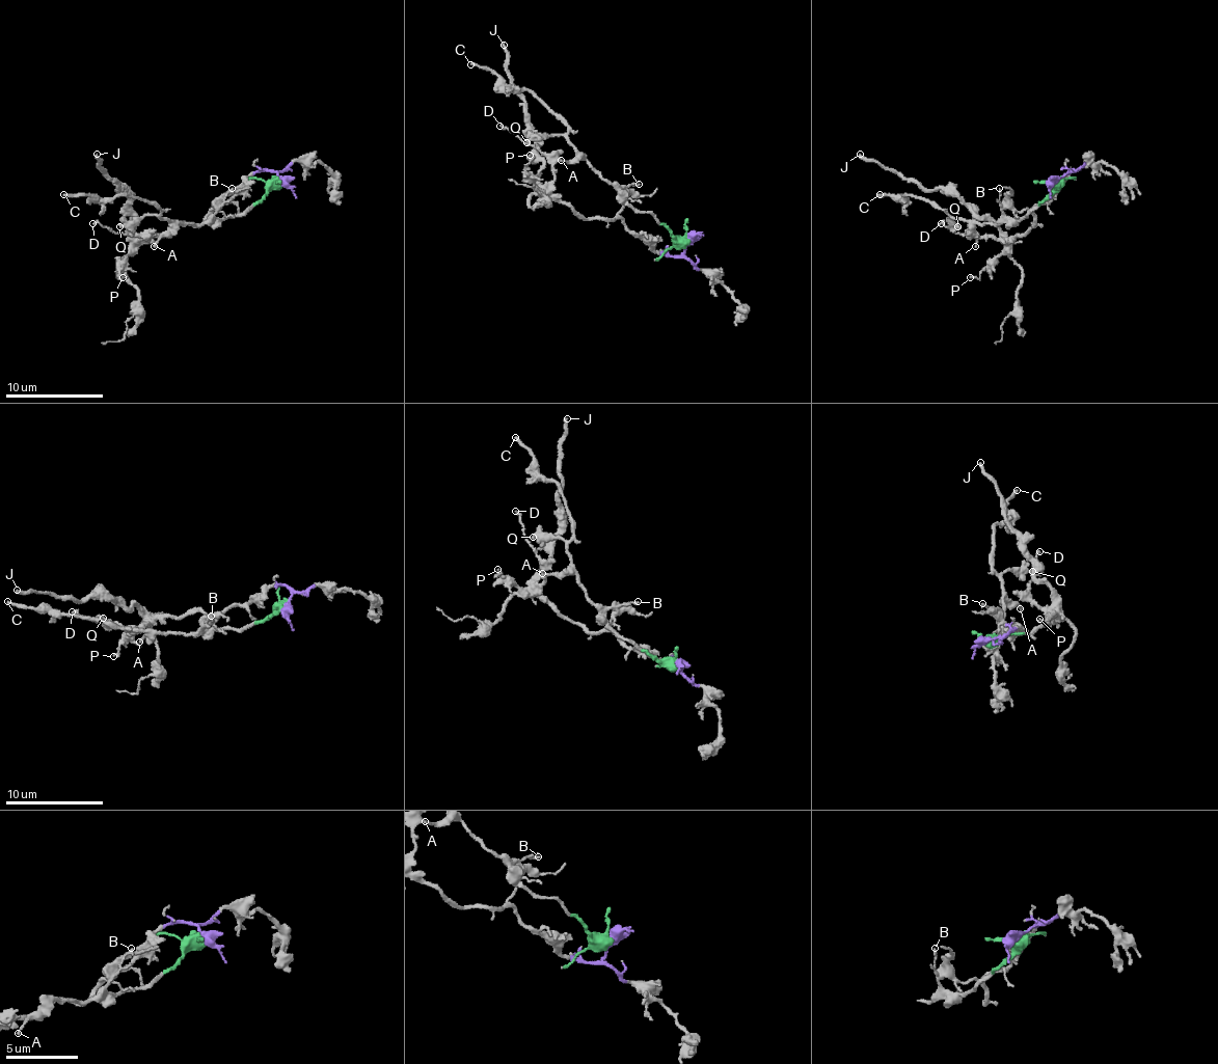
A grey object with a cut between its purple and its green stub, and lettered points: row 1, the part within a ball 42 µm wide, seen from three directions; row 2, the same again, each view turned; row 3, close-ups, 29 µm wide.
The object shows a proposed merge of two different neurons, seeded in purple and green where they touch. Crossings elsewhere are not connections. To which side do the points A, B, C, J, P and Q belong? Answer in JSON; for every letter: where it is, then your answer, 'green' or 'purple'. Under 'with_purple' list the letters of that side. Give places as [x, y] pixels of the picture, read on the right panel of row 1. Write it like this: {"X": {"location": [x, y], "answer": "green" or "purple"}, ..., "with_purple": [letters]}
{"A": {"location": [975, 246], "answer": "green"}, "B": {"location": [999, 188], "answer": "green"}, "C": {"location": [880, 194], "answer": "green"}, "J": {"location": [860, 154], "answer": "purple"}, "P": {"location": [970, 277], "answer": "purple"}, "Q": {"location": [957, 226], "answer": "green"}, "with_purple": ["J", "P"]}

